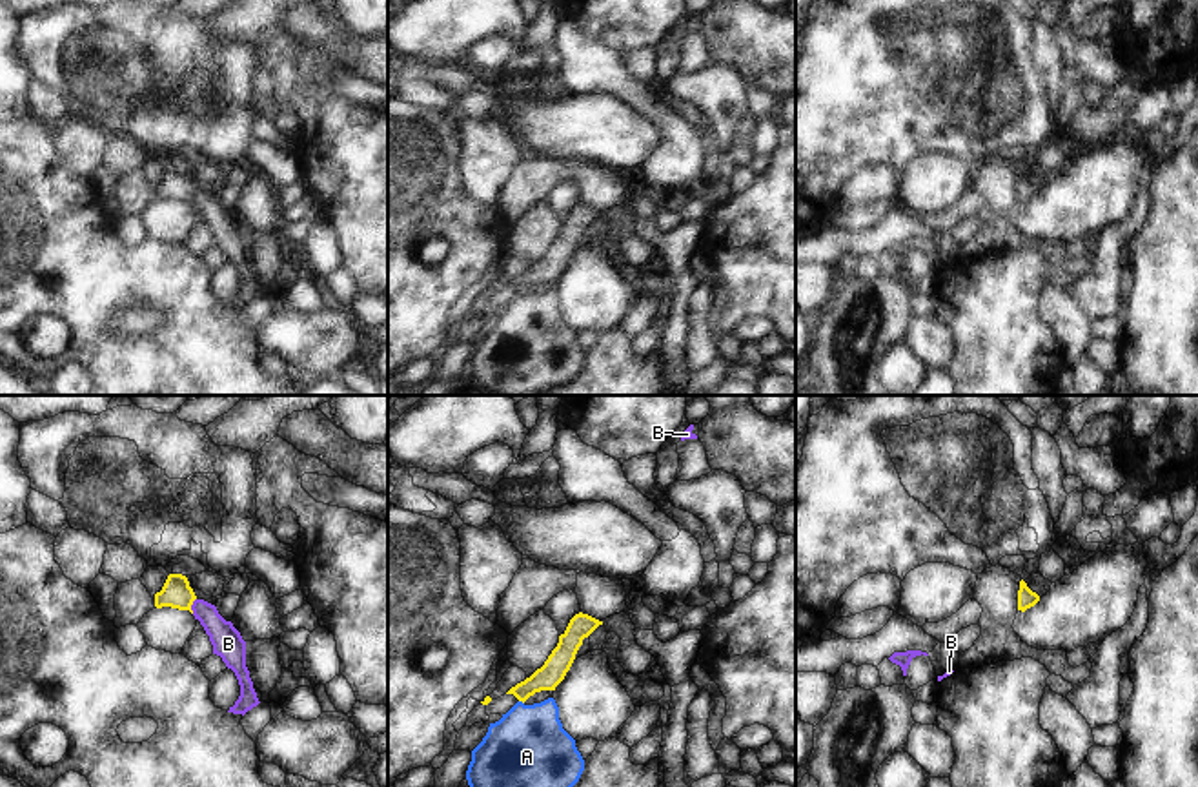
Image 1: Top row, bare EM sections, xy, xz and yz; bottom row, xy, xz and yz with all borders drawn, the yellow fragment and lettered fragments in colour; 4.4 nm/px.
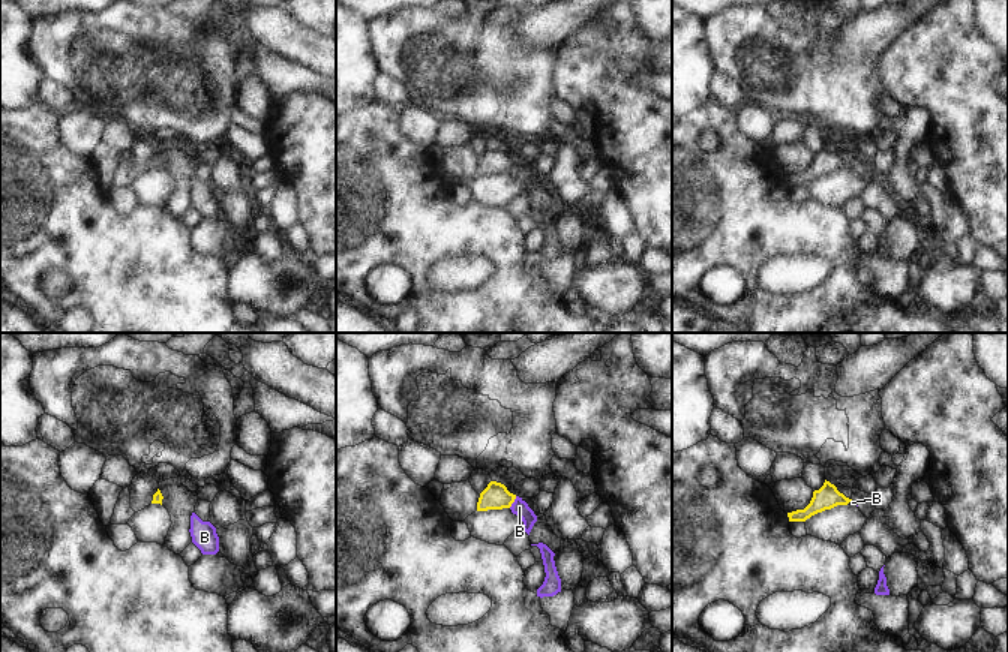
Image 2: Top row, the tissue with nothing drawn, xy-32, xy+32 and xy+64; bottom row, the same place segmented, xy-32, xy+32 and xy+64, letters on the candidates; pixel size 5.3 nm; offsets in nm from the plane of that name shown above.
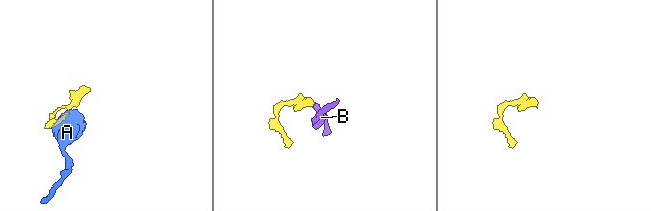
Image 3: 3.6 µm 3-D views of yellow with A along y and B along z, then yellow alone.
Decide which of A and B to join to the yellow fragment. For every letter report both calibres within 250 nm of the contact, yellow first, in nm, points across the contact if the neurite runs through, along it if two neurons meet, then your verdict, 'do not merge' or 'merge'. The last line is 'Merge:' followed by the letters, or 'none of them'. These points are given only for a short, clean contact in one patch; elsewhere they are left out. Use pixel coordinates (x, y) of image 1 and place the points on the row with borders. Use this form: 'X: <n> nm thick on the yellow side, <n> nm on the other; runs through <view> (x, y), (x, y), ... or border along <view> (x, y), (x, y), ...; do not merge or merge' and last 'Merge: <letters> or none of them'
A: 110 nm thick on the yellow side, 360 nm on the other; border along xz (519, 700), (523, 704); do not merge
B: 130 nm thick on the yellow side, 140 nm on the other; runs through xy (175, 592), (192, 603), (228, 643); merge
Merge: B

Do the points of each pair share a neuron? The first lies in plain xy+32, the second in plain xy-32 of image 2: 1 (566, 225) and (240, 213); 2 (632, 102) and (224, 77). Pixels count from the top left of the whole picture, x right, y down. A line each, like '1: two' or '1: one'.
1: one
2: two

